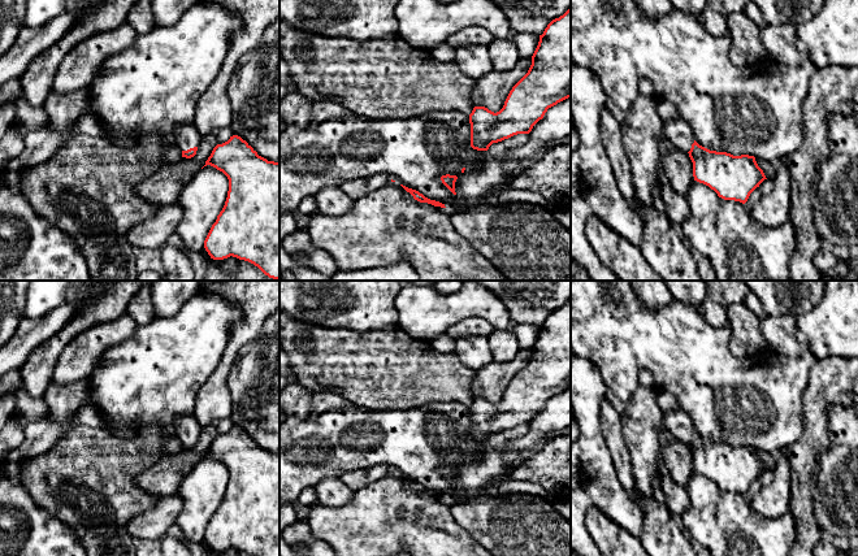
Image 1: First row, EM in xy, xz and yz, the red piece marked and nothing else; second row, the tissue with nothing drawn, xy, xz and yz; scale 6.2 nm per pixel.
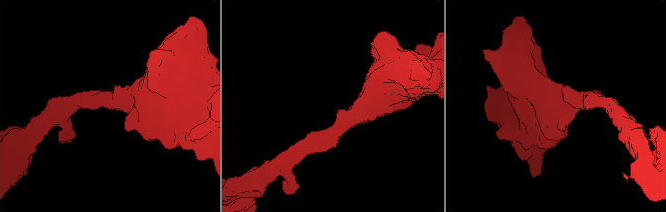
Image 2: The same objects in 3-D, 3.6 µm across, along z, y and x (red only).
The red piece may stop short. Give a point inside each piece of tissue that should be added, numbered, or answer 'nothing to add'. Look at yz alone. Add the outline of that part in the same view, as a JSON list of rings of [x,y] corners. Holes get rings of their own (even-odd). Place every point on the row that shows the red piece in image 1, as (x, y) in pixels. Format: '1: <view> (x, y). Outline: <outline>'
1: yz (677, 131). Outline: [[[681,117],[663,122],[663,136],[684,153],[688,153],[694,143],[693,129]]]

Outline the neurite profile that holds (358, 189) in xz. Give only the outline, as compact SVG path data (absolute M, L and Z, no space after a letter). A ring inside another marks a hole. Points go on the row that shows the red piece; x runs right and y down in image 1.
M374 174L369 178L359 178L355 181L348 181L341 184L343 190L352 200L359 200L369 194L373 194L391 182L391 178L386 174Z

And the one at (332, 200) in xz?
M328 186L315 194L317 213L322 216L341 217L351 212L355 200L343 190Z

